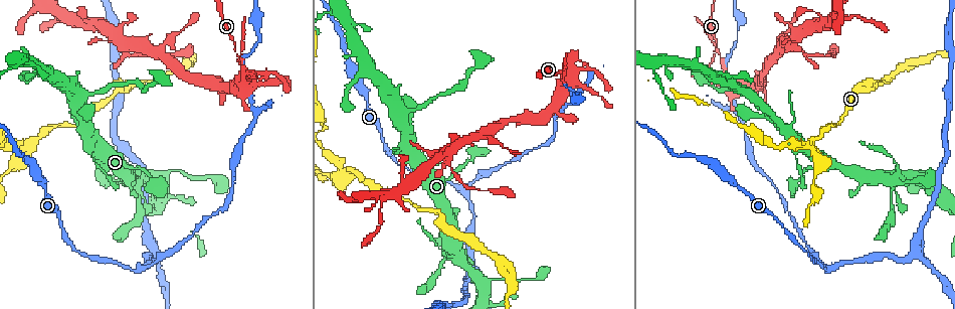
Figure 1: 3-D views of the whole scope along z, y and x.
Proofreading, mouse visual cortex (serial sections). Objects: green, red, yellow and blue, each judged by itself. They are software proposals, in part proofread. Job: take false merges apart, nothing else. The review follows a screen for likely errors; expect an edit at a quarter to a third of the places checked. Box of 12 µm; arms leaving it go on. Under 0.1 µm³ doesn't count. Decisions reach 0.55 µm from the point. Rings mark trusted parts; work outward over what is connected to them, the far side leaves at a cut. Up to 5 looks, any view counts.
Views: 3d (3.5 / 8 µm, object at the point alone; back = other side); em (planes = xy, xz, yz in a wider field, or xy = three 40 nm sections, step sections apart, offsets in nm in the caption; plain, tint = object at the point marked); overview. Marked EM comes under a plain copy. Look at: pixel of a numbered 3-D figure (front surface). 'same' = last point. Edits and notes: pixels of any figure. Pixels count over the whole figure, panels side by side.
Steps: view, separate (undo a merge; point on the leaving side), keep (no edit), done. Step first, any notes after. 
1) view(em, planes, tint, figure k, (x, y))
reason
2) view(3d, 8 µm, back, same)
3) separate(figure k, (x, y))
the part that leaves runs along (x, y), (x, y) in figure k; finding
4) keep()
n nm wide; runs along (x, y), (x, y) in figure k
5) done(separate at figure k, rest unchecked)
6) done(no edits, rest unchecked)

view(3d, 3.5 µm, back, figure 1, (463, 192))
a fork

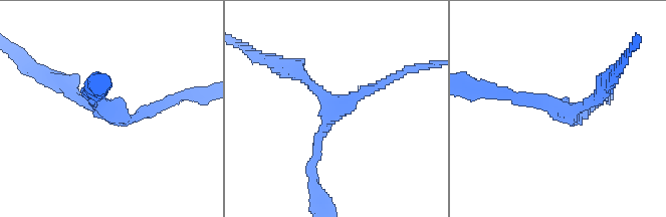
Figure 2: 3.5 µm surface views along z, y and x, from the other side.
view(em, xy, step 1, tint, figure 2, (338, 109))
3 arms; arms of 150, 150, 150 nm

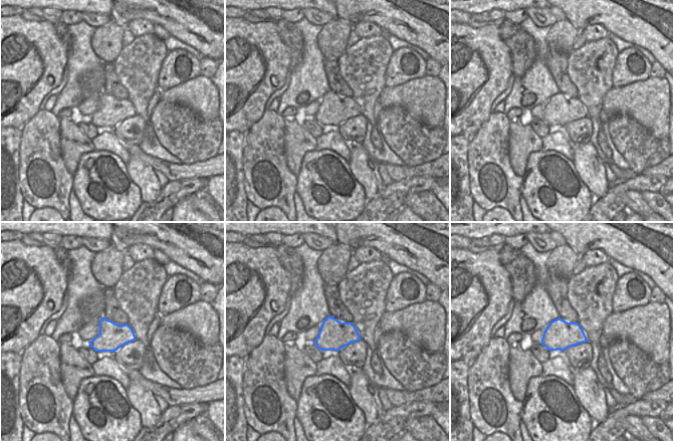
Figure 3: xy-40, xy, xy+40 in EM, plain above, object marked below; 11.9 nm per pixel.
keep()
360 nm wide; runs along (390, 79), (327, 119), (312, 162) in figure 2; one cell here

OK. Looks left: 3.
view(3d, 3.5 µm, figure 1, (908, 258))
sudden change in width

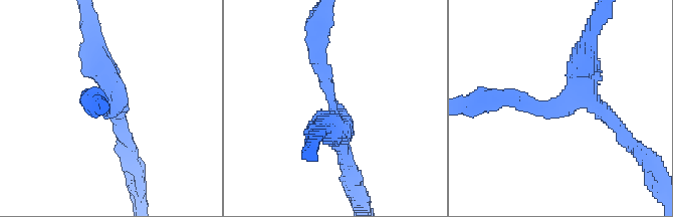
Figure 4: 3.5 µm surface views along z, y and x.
view(em, xy, step 3, tint, figure 4, (331, 102))
3 arms; arms of 200, 250, 400 nm

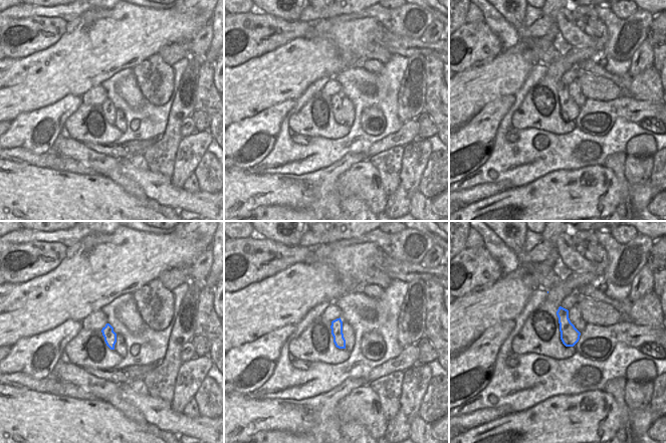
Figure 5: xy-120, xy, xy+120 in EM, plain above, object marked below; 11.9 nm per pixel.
view(em, xy, step 5, tint, same)
cut it another way

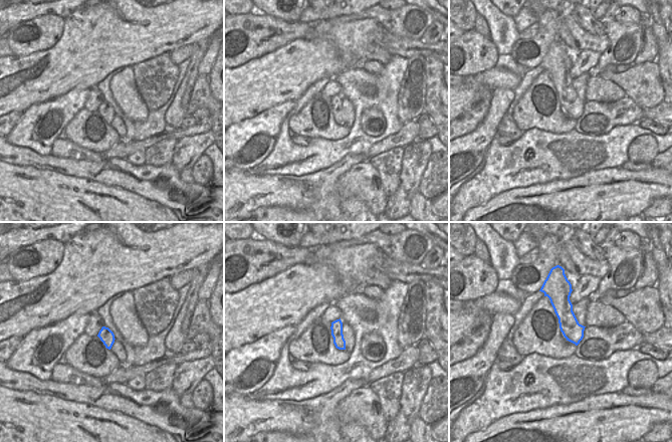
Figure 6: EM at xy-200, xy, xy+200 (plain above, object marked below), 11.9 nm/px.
keep()
140 nm wide; runs along (503, 96), (554, 109), (589, 46) in figure 4; all the same cell

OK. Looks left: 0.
done(no edits, rest unchecked)

